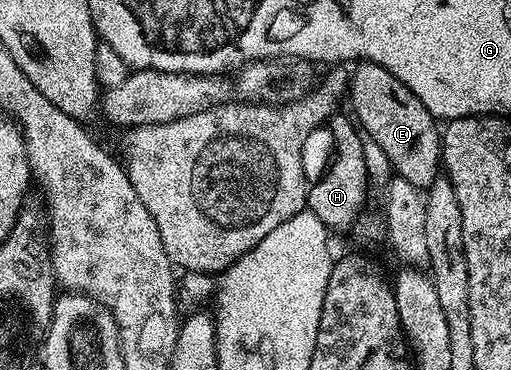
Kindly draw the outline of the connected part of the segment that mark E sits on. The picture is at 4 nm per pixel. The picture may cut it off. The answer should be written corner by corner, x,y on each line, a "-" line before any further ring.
358,63
353,73
347,76
347,104
353,107
352,115
360,129
375,138
376,144
387,154
392,171
398,176
407,178
416,188
427,190
437,180
442,171
441,133
438,121
391,74
391,70
383,70
378,64

